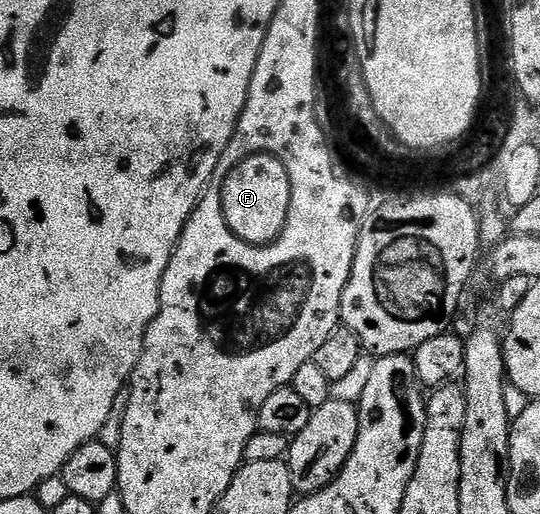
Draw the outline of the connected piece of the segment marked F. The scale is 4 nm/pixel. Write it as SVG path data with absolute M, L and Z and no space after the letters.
M250 154L225 178L221 192L226 226L250 246L264 246L282 234L291 207L291 180L285 162L273 154Z

